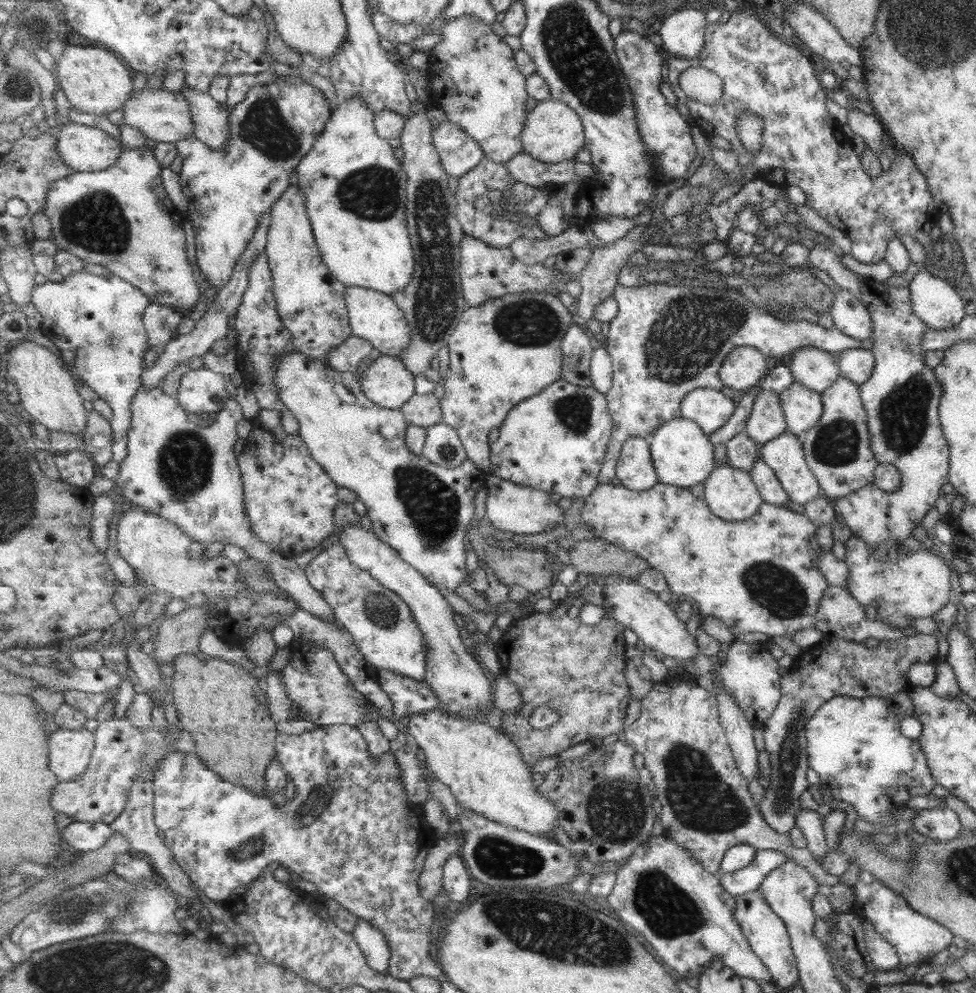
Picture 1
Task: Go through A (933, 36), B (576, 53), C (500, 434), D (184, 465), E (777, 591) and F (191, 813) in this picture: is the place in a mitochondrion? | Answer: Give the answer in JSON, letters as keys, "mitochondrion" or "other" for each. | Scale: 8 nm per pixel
{"A":"mitochondrion","B":"mitochondrion","C":"other","D":"mitochondrion","E":"mitochondrion","F":"other"}

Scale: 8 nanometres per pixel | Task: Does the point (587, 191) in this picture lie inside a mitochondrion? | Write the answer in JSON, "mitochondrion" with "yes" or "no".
{"mitochondrion":"no"}

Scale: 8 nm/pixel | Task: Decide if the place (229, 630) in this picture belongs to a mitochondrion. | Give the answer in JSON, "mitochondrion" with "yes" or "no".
{"mitochondrion":"no"}

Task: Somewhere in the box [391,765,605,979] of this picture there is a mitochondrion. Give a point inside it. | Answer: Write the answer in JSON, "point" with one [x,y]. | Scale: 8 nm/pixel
{"point":[503,860]}

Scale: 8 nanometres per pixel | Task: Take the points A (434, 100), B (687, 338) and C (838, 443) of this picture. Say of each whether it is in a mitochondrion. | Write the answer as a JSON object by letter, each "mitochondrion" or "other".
{"A":"other","B":"mitochondrion","C":"mitochondrion"}

